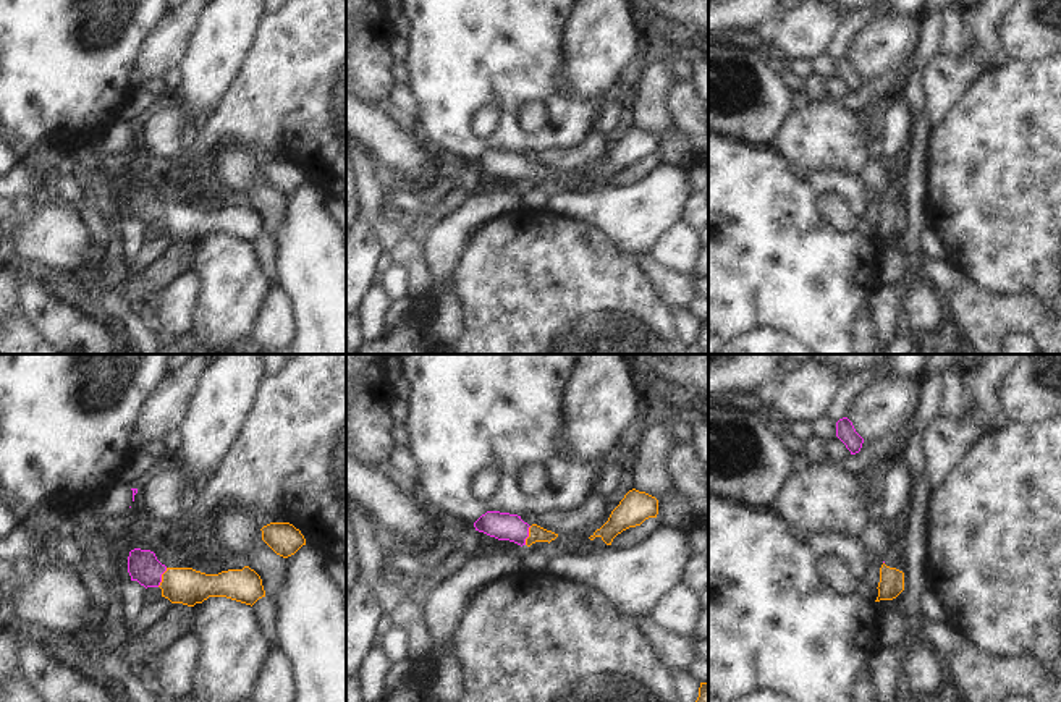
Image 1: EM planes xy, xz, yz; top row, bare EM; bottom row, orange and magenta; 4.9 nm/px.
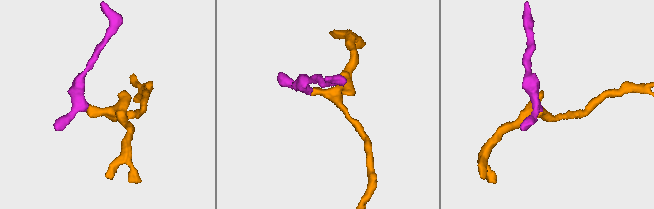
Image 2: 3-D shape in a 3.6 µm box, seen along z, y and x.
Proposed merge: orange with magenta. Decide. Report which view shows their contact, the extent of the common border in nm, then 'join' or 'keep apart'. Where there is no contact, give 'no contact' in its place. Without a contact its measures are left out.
xy | 110 nm | join

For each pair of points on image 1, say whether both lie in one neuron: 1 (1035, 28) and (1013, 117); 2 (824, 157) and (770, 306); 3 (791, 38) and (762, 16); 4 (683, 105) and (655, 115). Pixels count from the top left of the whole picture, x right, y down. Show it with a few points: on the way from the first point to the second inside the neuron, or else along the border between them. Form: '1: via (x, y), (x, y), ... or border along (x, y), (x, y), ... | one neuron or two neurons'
1: border along (1010, 59), (1022, 62), (1044, 60) | two neurons
2: border along (783, 156), (798, 173), (845, 172), (856, 177) | two neurons
3: border along (783, 16), (765, 38) | two neurons
4: border along (675, 81), (667, 107), (678, 126) | two neurons

